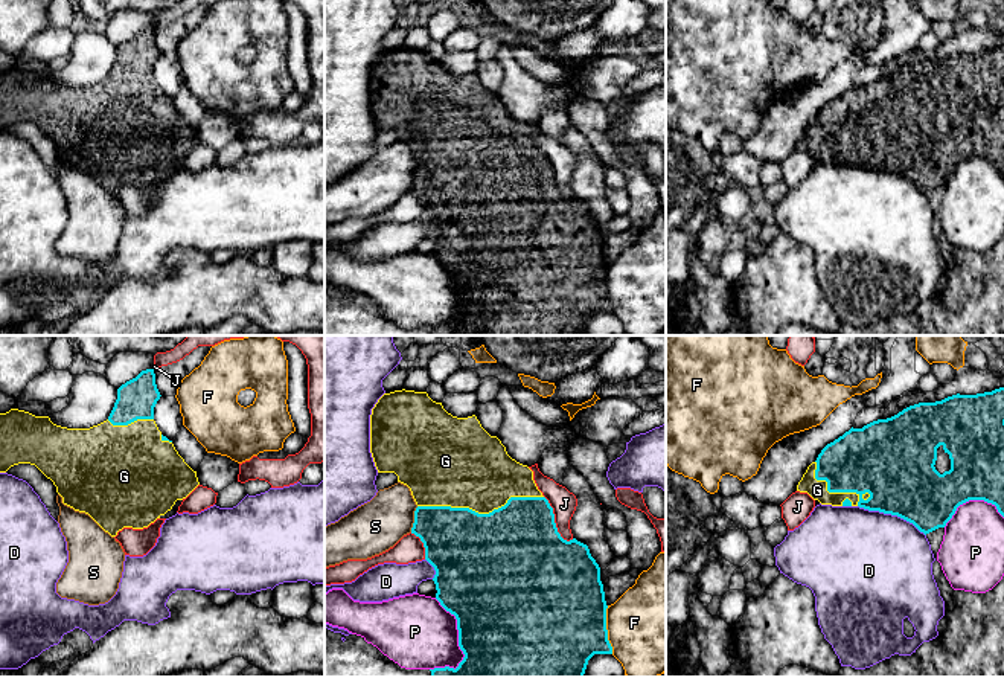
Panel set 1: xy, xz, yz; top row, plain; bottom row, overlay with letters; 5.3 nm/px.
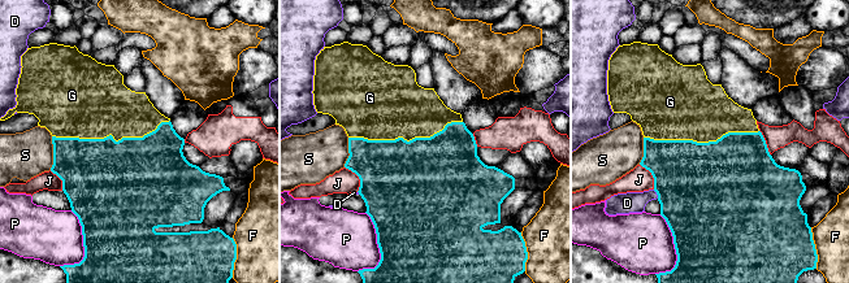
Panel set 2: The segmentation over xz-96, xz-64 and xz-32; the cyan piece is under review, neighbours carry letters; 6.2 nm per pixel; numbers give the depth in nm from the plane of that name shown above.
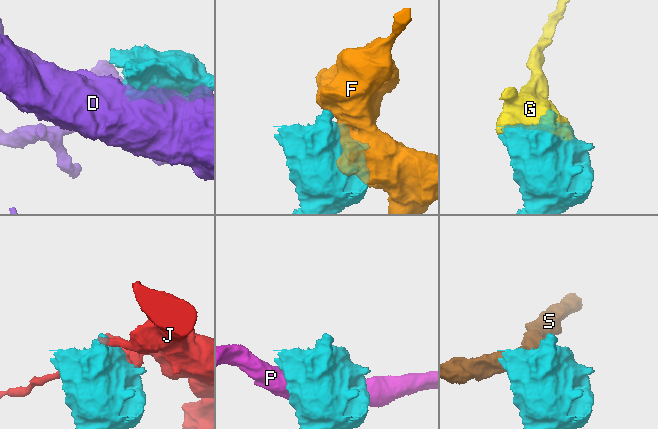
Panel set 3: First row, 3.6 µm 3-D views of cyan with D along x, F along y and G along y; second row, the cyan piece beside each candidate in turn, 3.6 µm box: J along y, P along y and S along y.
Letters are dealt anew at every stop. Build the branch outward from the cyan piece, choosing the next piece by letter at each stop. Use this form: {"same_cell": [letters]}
{"same_cell": ["G"]}

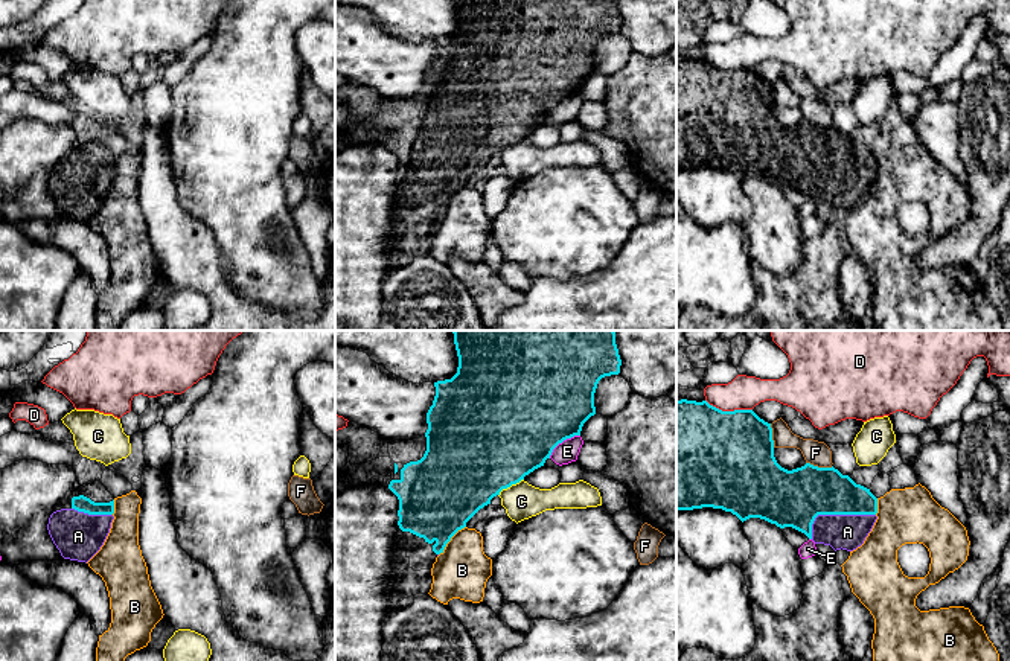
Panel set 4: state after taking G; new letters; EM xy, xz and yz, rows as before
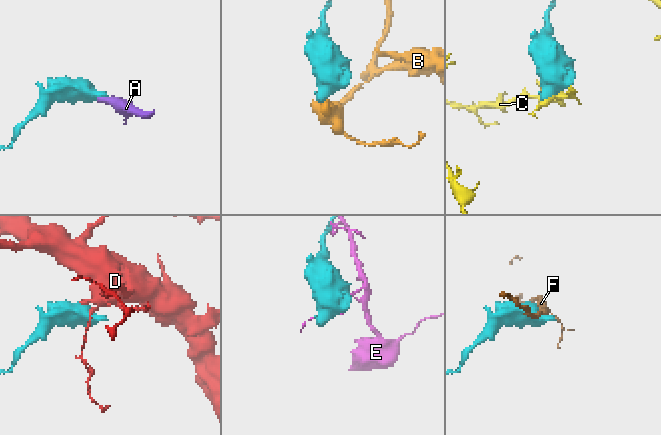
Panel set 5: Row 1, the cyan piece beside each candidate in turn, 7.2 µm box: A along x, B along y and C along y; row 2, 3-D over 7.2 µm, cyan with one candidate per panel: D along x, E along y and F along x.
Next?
{"same_cell": ["A"]}

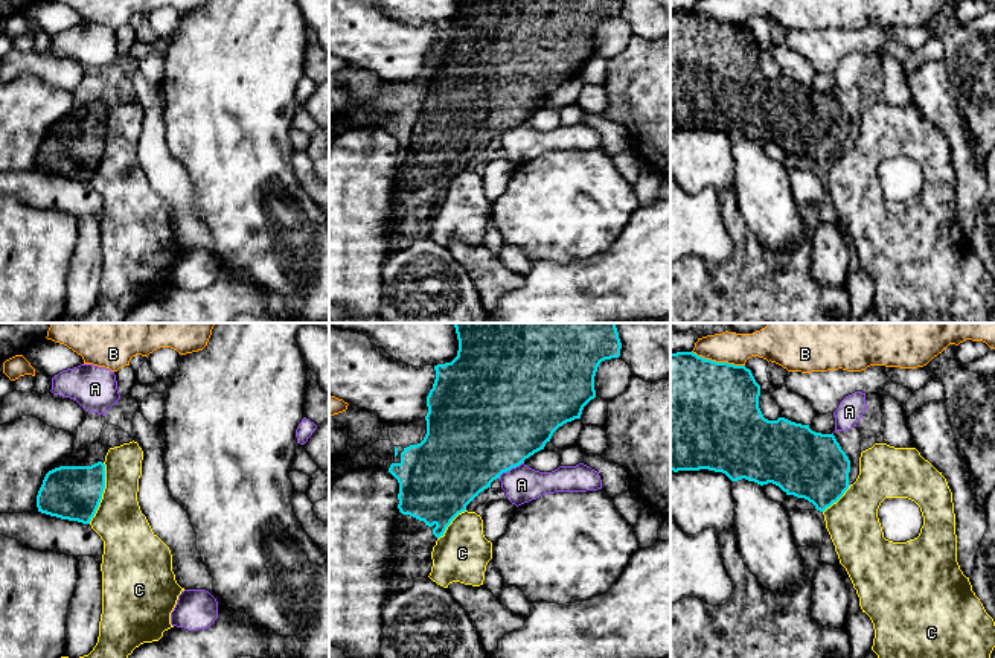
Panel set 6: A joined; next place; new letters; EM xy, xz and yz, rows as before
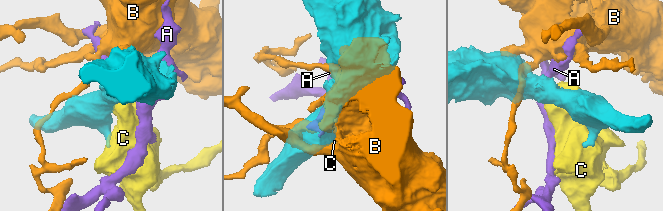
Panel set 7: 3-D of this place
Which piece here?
{"same_cell": []}

